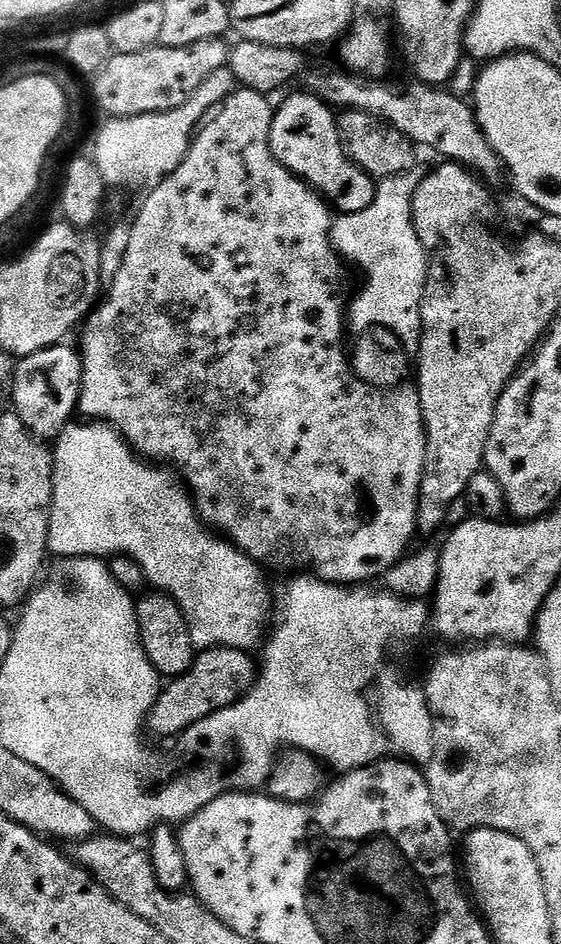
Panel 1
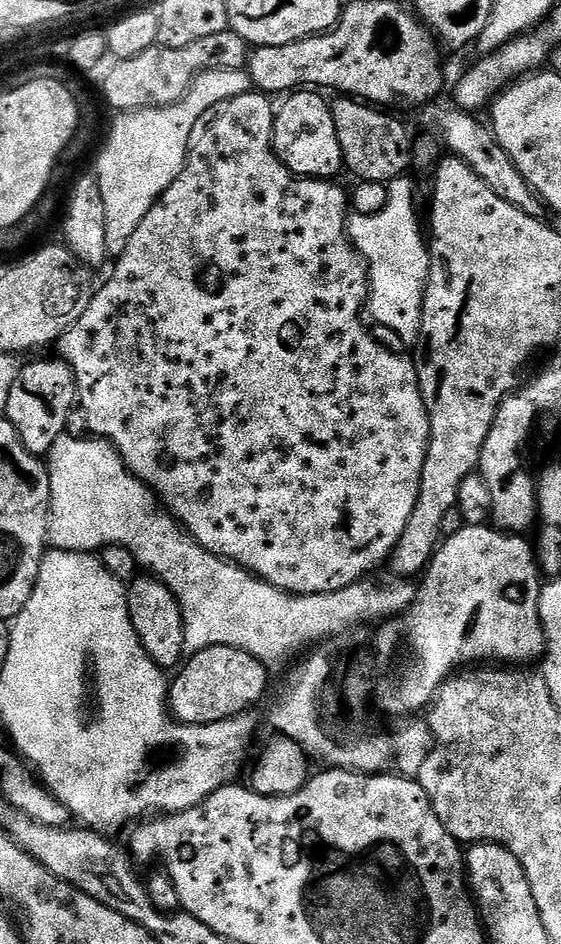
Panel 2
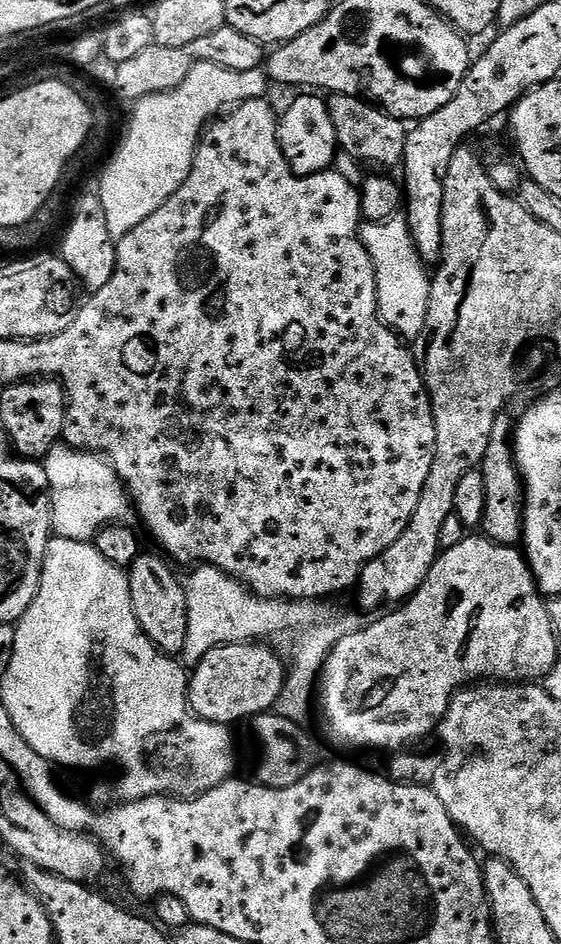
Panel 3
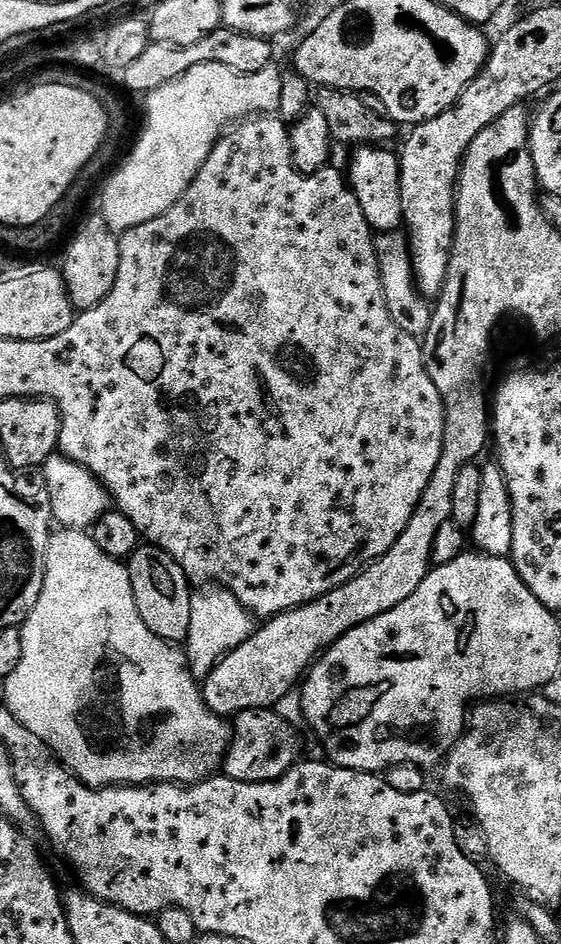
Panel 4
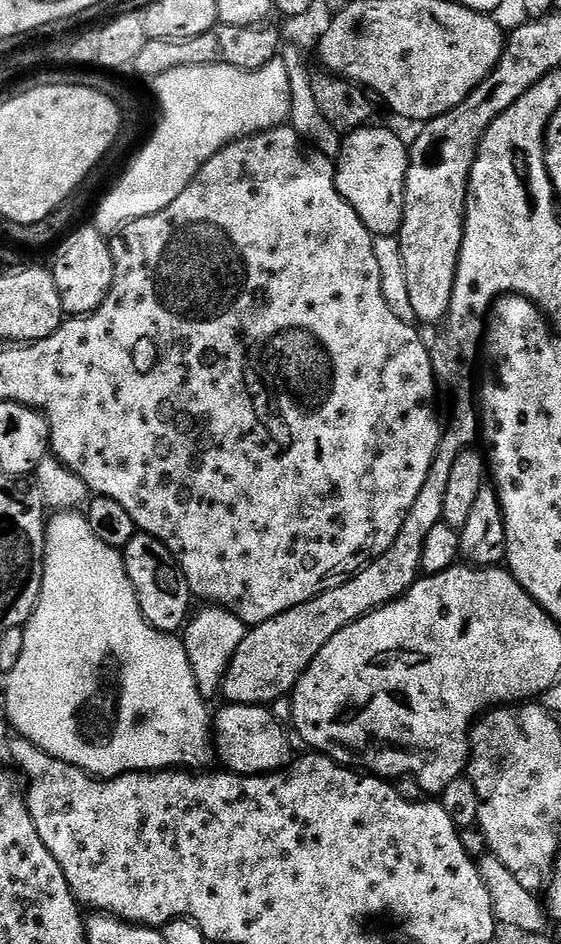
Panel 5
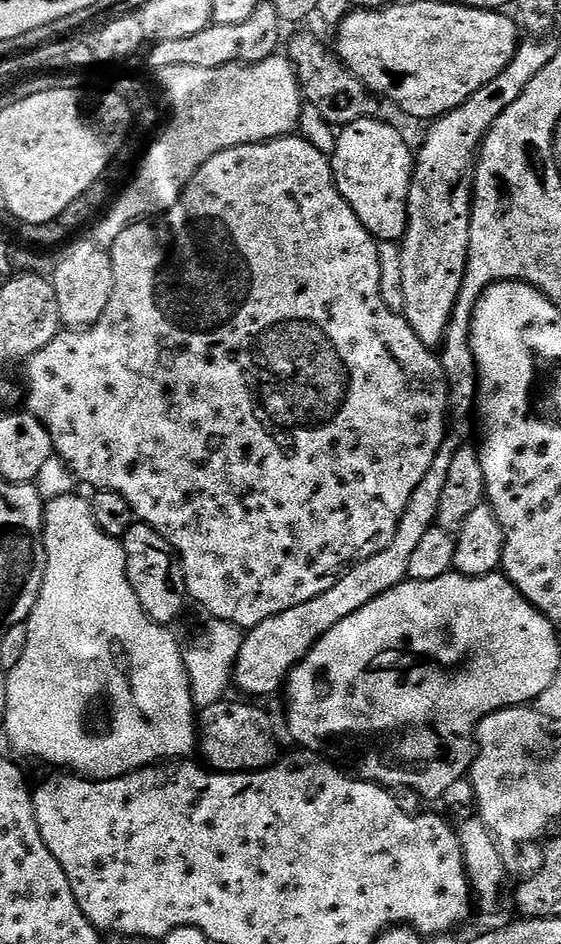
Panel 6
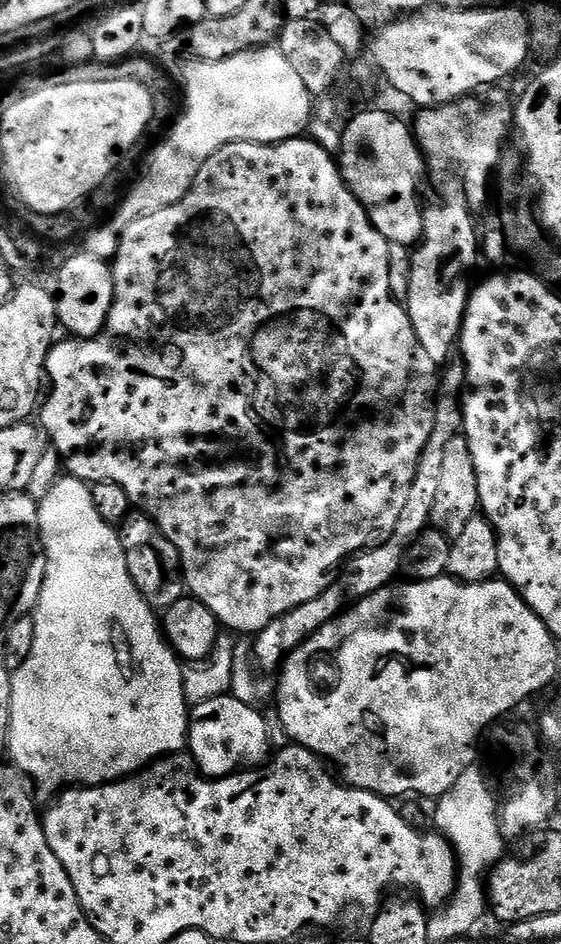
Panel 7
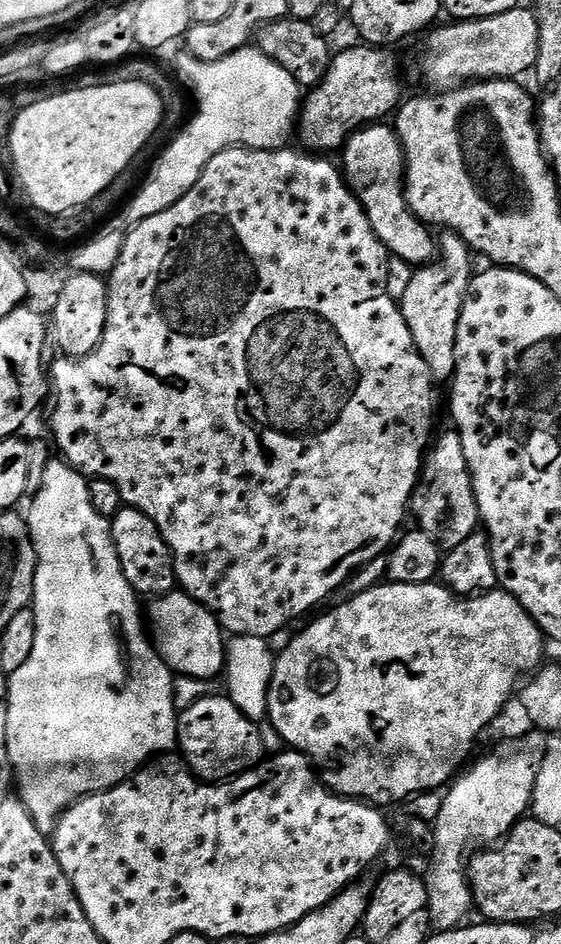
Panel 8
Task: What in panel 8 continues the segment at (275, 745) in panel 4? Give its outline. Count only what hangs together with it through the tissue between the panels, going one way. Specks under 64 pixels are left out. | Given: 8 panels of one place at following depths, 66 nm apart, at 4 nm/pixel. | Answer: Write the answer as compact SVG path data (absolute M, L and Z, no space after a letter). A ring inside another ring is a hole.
M209 694L194 702L190 710L179 713L176 721L178 752L197 780L227 782L265 759L264 736L259 726L240 712L243 712L241 705L229 700L227 695Z

